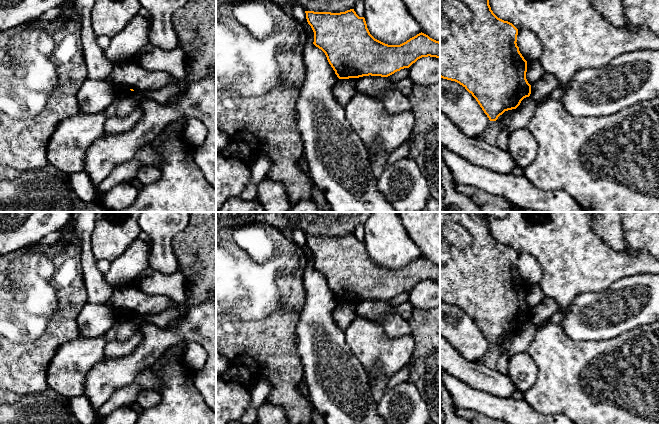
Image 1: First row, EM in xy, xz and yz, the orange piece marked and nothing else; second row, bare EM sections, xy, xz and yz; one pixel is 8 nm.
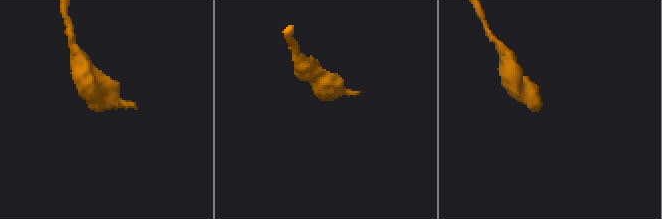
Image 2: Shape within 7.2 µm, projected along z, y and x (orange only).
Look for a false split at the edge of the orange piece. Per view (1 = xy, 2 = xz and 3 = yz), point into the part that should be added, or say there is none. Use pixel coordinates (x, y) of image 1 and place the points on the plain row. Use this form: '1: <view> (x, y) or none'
1: none
2: none
3: none

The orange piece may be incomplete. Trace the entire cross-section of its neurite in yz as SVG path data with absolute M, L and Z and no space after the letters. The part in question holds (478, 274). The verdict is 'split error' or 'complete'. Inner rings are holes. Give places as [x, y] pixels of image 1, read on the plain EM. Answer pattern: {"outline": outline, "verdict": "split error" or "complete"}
{"outline": "M440 212L440 301L462 309L476 323L490 345L505 335L516 333L531 318L526 303L527 285L517 270L518 253L498 242L489 229L488 219L473 212Z", "verdict": "complete"}

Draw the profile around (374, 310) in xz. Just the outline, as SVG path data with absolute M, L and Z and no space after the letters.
M371 299L349 302L349 304L354 307L357 316L372 321L378 321L389 313L397 313L407 320L411 317L414 310L414 307L408 301L398 306L391 306L387 301Z

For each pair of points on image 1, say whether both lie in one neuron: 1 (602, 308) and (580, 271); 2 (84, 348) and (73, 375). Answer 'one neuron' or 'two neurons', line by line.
1: two neurons
2: one neuron

